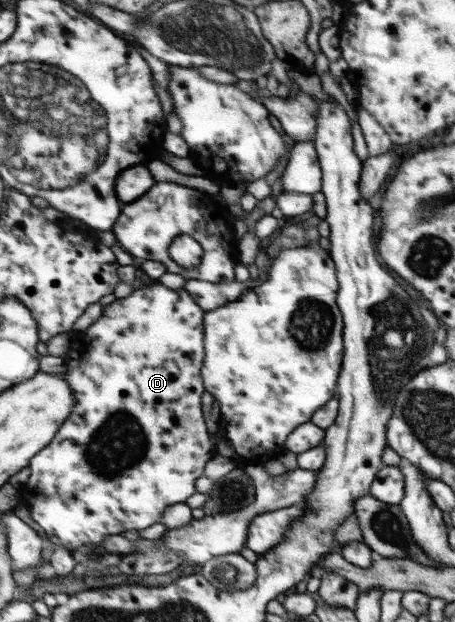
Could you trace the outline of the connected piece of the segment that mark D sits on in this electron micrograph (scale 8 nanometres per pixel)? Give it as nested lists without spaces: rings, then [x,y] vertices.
[[[150,285],[145,289],[137,289],[130,297],[119,298],[109,306],[102,309],[101,316],[88,326],[85,337],[74,342],[71,354],[66,358],[68,371],[65,377],[69,380],[73,391],[76,392],[76,405],[72,416],[57,432],[56,438],[41,450],[30,463],[31,474],[29,479],[17,488],[22,495],[22,504],[29,510],[29,516],[48,536],[54,545],[61,545],[68,549],[79,549],[83,545],[94,545],[101,550],[103,537],[107,533],[120,534],[123,531],[147,529],[155,523],[161,523],[165,509],[175,503],[183,503],[189,495],[195,493],[193,481],[201,475],[203,465],[211,459],[211,441],[207,437],[203,425],[203,411],[199,405],[199,397],[203,393],[201,387],[201,351],[203,351],[203,325],[201,317],[203,310],[197,303],[189,301],[191,297],[183,291],[171,291],[165,285]]]

